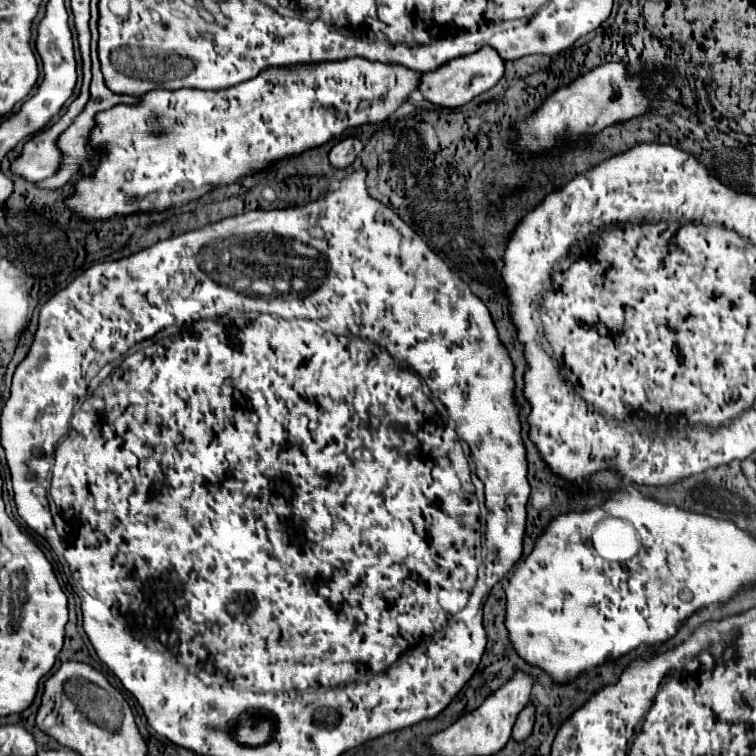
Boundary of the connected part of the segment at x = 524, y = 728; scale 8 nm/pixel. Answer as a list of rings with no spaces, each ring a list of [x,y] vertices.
[[[527,705],[519,717],[517,717],[517,723],[513,727],[513,739],[515,741],[523,741],[525,737],[529,737],[531,729],[533,729],[533,721],[535,721],[535,705]]]

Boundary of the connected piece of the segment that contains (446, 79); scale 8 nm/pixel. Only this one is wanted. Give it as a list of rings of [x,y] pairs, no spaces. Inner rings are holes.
[[[485,45],[485,47],[481,47],[479,51],[475,51],[471,55],[451,59],[443,67],[423,75],[419,89],[425,95],[425,99],[429,99],[435,105],[461,107],[465,103],[469,103],[473,97],[493,89],[499,83],[499,79],[503,77],[503,73],[505,73],[505,61],[501,59],[501,55],[493,47]]]

